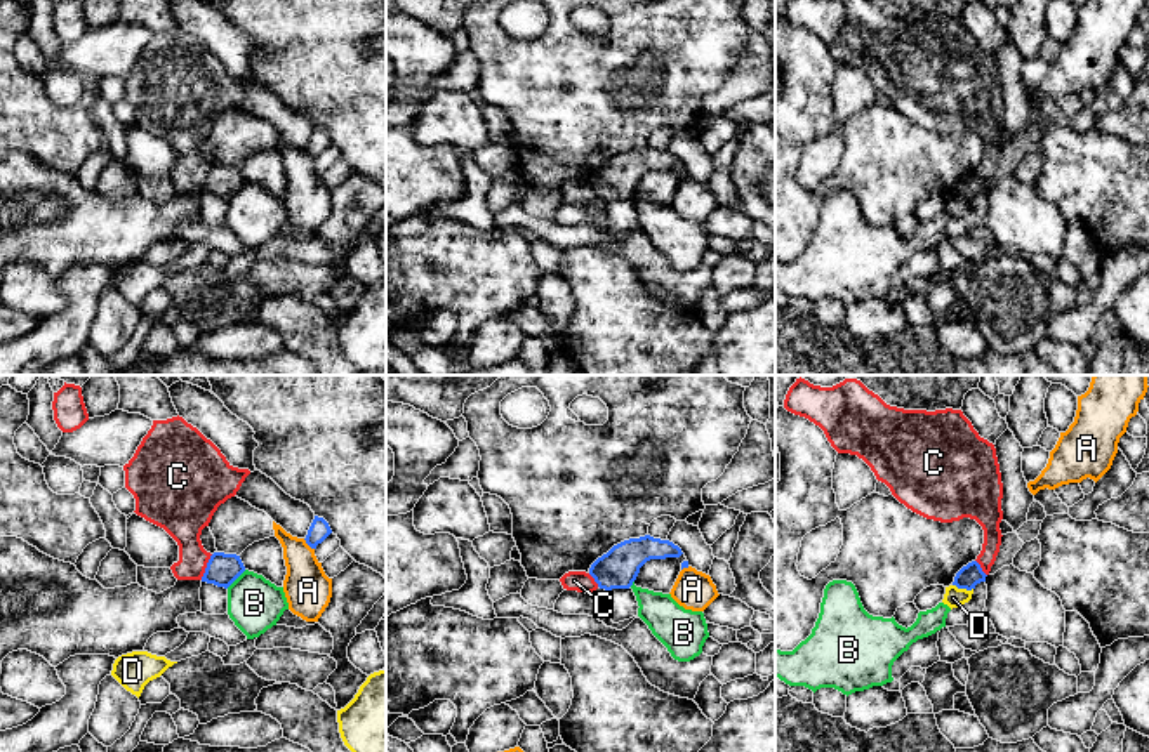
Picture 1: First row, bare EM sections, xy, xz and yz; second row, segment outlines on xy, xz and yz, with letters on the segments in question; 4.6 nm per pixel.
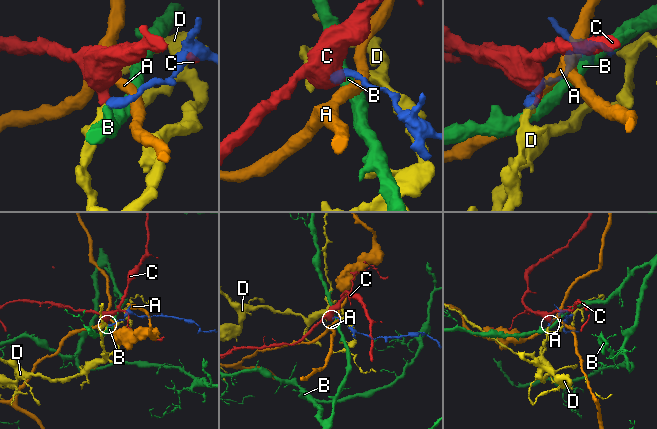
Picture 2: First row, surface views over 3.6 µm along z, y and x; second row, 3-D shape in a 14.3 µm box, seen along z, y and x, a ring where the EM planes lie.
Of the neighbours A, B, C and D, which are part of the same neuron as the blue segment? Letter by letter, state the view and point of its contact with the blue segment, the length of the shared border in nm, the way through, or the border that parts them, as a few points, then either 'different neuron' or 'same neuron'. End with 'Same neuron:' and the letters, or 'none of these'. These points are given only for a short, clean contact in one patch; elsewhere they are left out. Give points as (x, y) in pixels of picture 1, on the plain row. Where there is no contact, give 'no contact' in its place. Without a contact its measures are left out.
A: contact xy (308, 155); length 80 nm; border xy (303, 150), (313, 160); different neuron
B: contact xy (235, 190); length 130 nm; border xy (245, 181), (226, 198); different neuron
C: contact xy (207, 178); length 130 nm; border xy (212, 165), (200, 190); different neuron
D: contact yz (963, 198); length 100 nm; border yz (953, 195), (972, 200); different neuron
Same neuron: none of these

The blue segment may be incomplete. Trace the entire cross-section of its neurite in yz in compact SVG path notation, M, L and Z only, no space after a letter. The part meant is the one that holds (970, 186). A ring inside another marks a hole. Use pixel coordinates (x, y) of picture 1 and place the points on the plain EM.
M972 172L956 184L953 196L972 201L977 195L986 193L986 188L980 175Z

